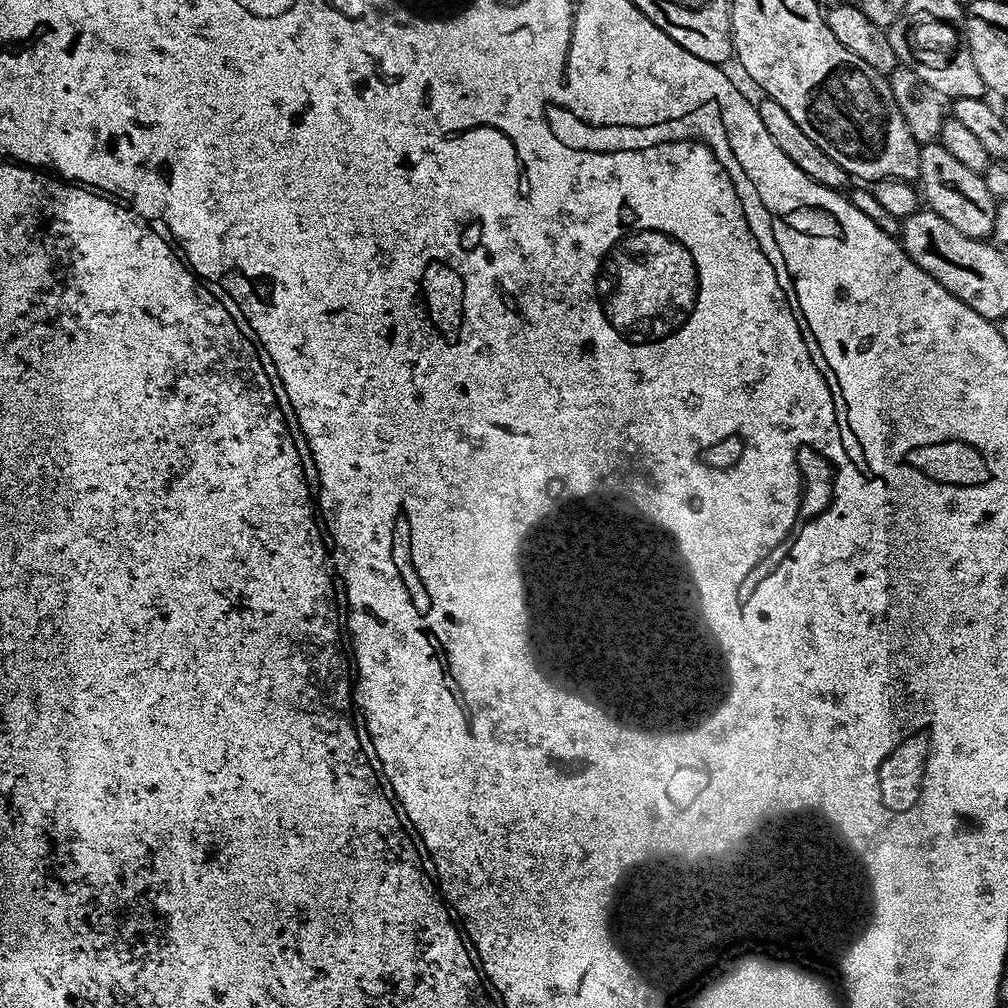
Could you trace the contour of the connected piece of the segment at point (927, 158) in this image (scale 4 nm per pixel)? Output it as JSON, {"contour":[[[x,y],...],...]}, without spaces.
{"contour":[[[939,142],[920,145],[920,178],[918,181],[922,200],[933,212],[937,212],[950,226],[962,230],[970,238],[988,240],[995,230],[998,200],[986,188],[983,175],[957,162]]]}

